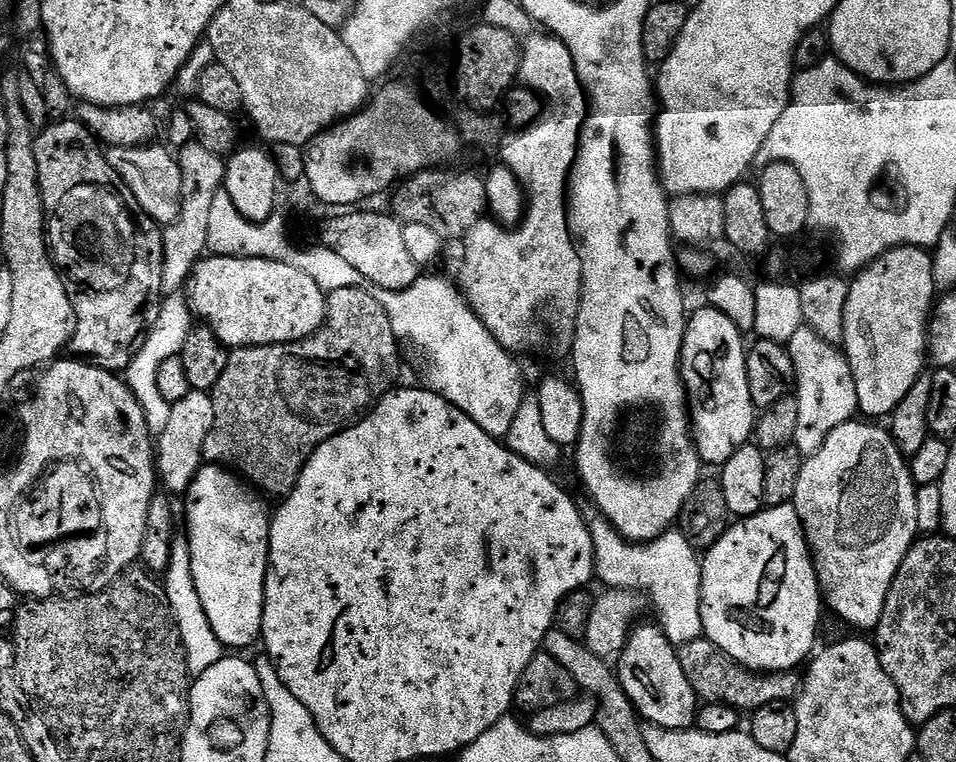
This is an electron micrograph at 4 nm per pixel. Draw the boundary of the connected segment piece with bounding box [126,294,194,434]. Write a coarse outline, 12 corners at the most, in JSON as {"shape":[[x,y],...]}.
{"shape":[[172,294],[126,369],[153,434],[172,405],[158,390],[158,366],[180,355],[194,327],[185,297]]}

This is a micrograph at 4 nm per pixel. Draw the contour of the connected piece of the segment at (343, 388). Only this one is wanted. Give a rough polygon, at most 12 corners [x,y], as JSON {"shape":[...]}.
{"shape":[[375,291],[289,344],[229,351],[204,460],[289,496],[397,387]]}

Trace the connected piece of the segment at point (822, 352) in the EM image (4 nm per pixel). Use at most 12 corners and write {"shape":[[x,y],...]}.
{"shape":[[839,347],[788,348],[796,371],[794,446],[813,456],[858,412]]}

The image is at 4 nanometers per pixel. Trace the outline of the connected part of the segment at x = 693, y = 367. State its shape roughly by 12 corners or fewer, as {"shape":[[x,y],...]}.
{"shape":[[689,315],[680,376],[696,448],[722,466],[758,419],[745,337]]}

